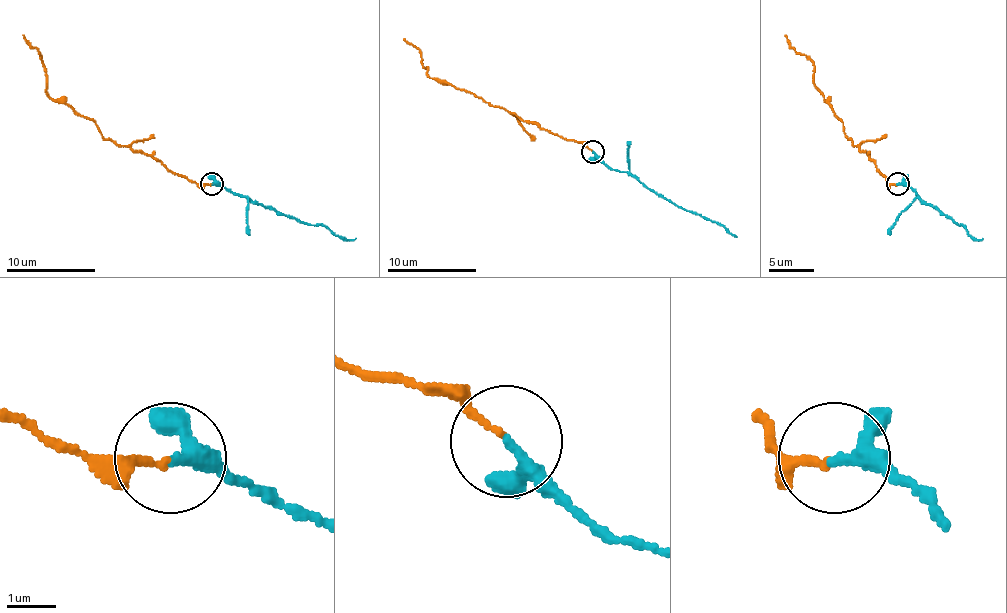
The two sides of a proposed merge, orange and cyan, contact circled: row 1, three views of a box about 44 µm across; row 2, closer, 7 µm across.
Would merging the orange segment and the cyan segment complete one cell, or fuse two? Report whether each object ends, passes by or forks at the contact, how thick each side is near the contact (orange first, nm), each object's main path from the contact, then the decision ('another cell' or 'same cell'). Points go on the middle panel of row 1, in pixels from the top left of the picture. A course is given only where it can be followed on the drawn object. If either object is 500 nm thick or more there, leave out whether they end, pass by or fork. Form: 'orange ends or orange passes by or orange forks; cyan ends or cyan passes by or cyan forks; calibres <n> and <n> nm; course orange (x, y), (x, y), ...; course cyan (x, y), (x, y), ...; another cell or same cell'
orange ends; cyan passes by; calibres 120 and 200 nm; course orange (593, 150), (497, 107), (470, 92), (434, 80), (421, 51), (403, 38); course cyan (593, 152), (613, 170), (629, 172), (667, 199), (707, 217), (736, 237); same cell

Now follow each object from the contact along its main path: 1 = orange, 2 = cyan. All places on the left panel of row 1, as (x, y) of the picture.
1: (212, 183), (187, 181), (154, 158), (116, 145), (89, 118), (53, 100), (40, 53), (22, 35)
2: (212, 183), (232, 194), (248, 196), (286, 216), (310, 225), (326, 225), (339, 236), (355, 239)

